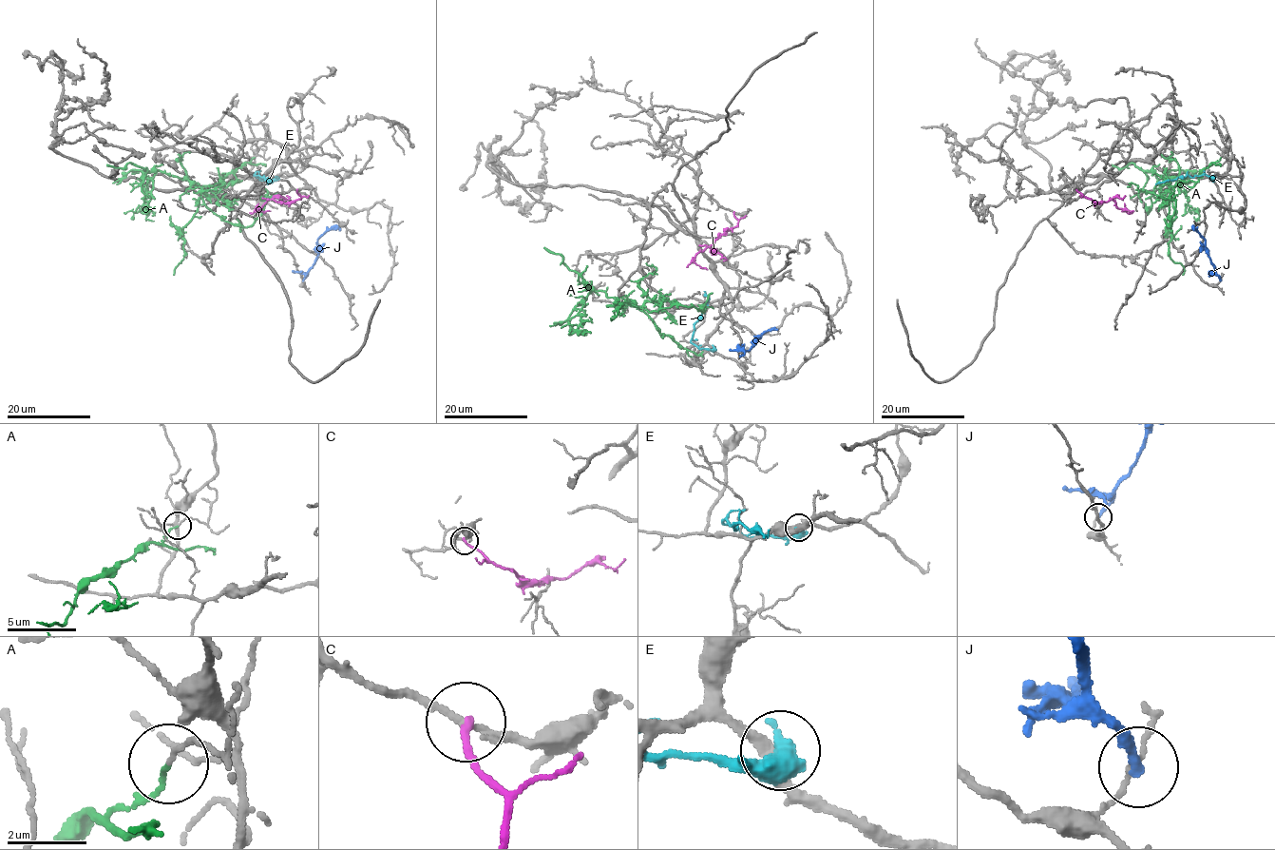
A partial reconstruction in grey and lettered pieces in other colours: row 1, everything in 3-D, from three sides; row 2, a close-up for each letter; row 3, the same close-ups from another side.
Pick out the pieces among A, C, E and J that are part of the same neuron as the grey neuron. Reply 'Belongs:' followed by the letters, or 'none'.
Belongs: none

